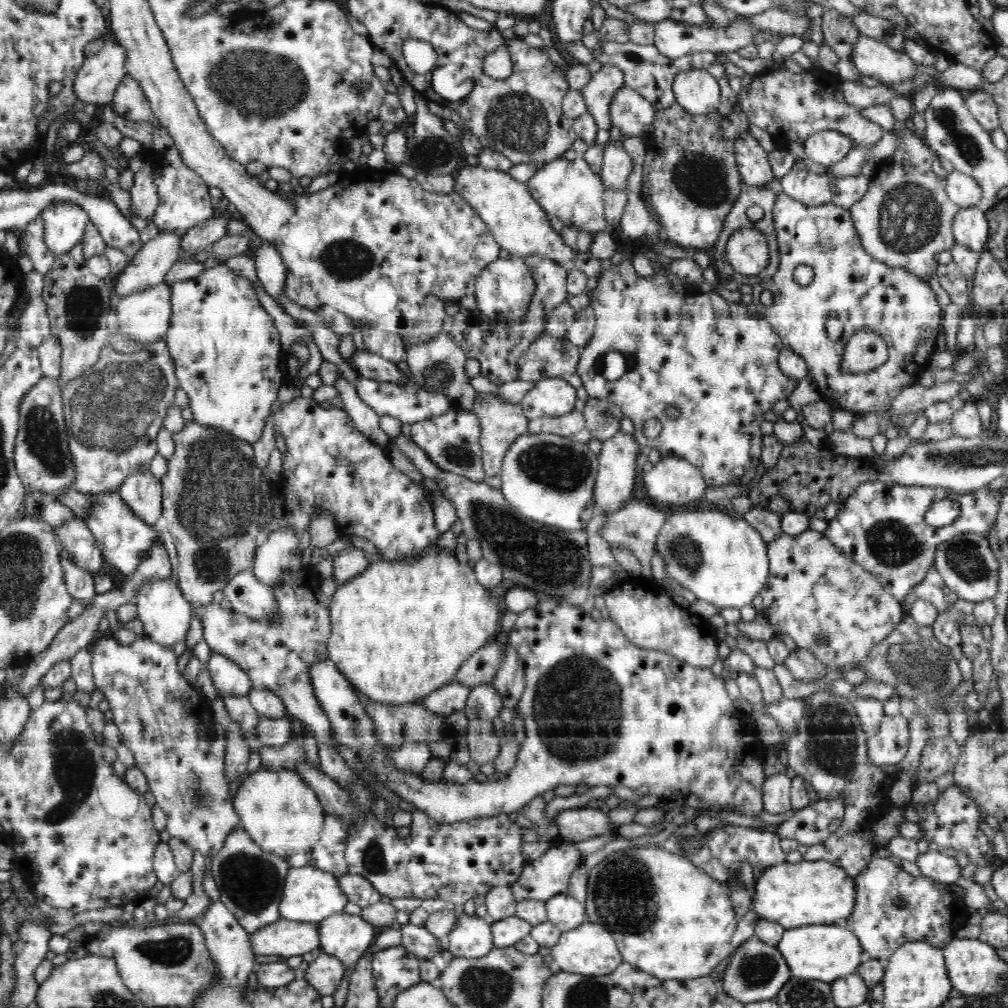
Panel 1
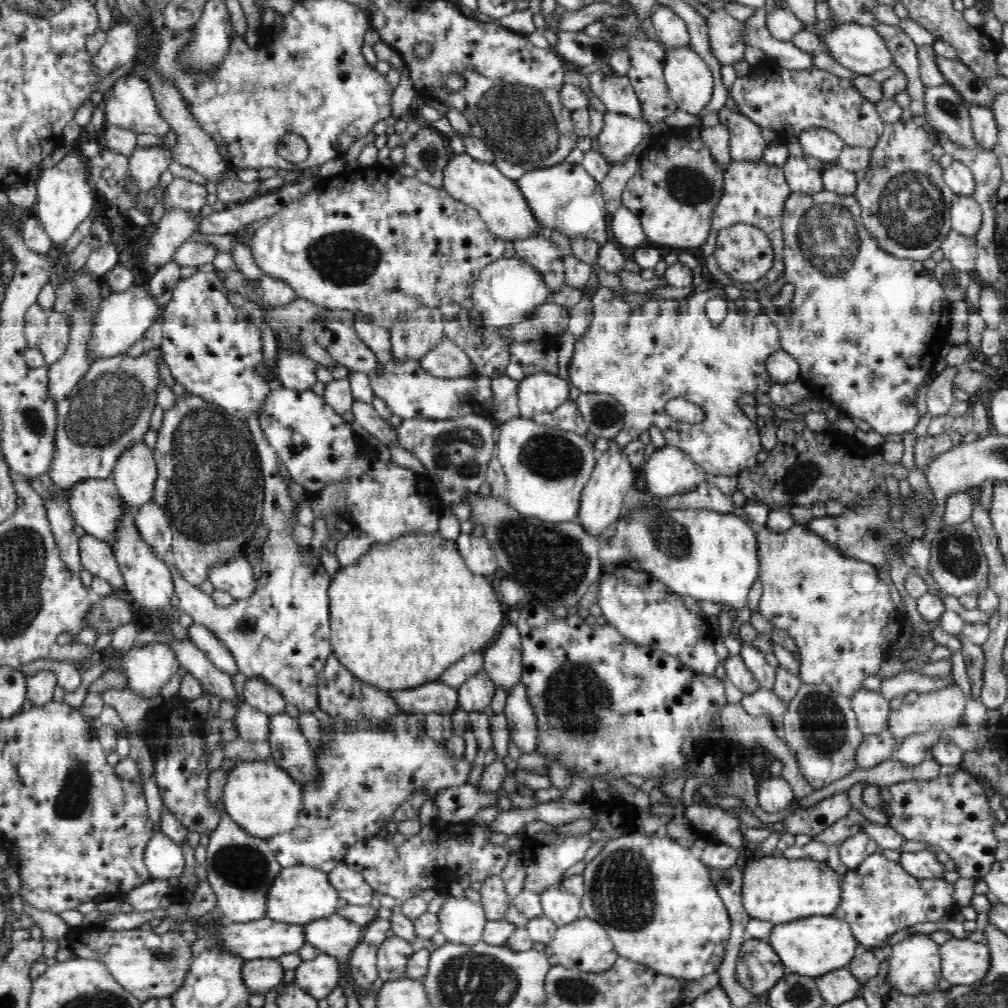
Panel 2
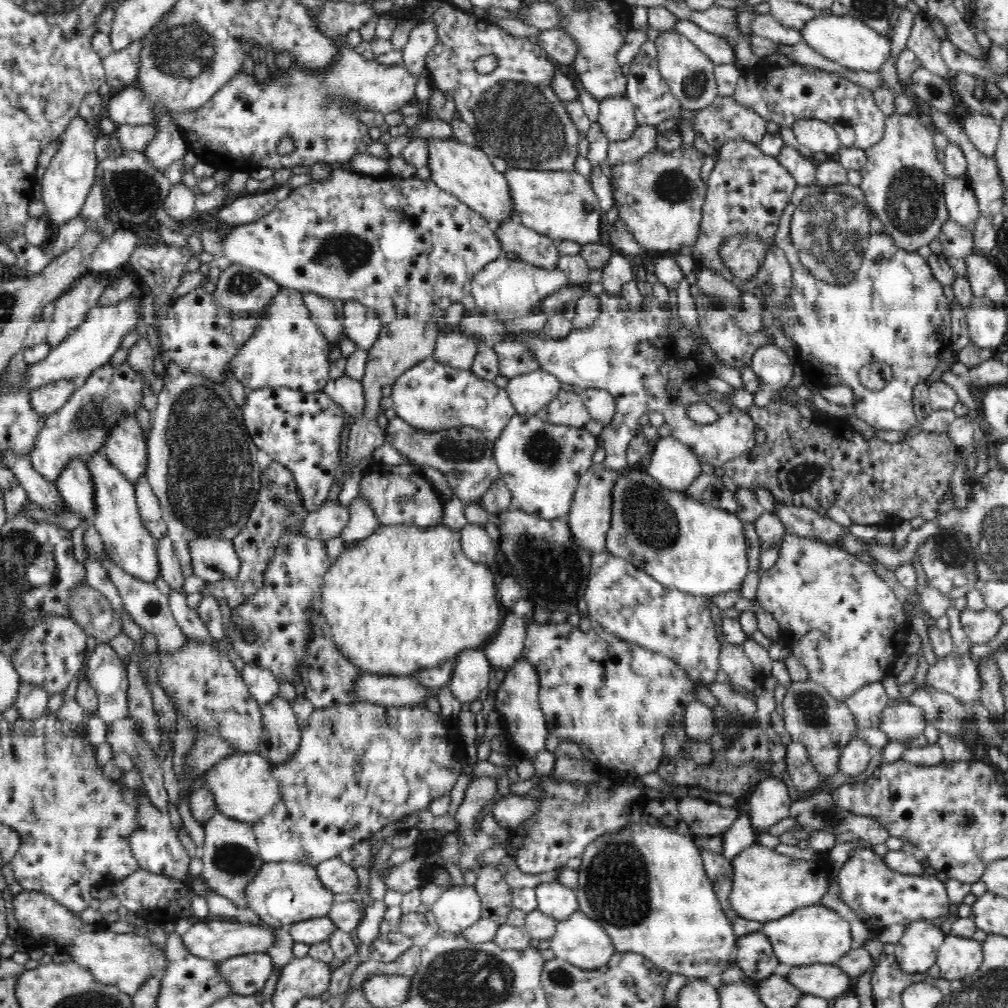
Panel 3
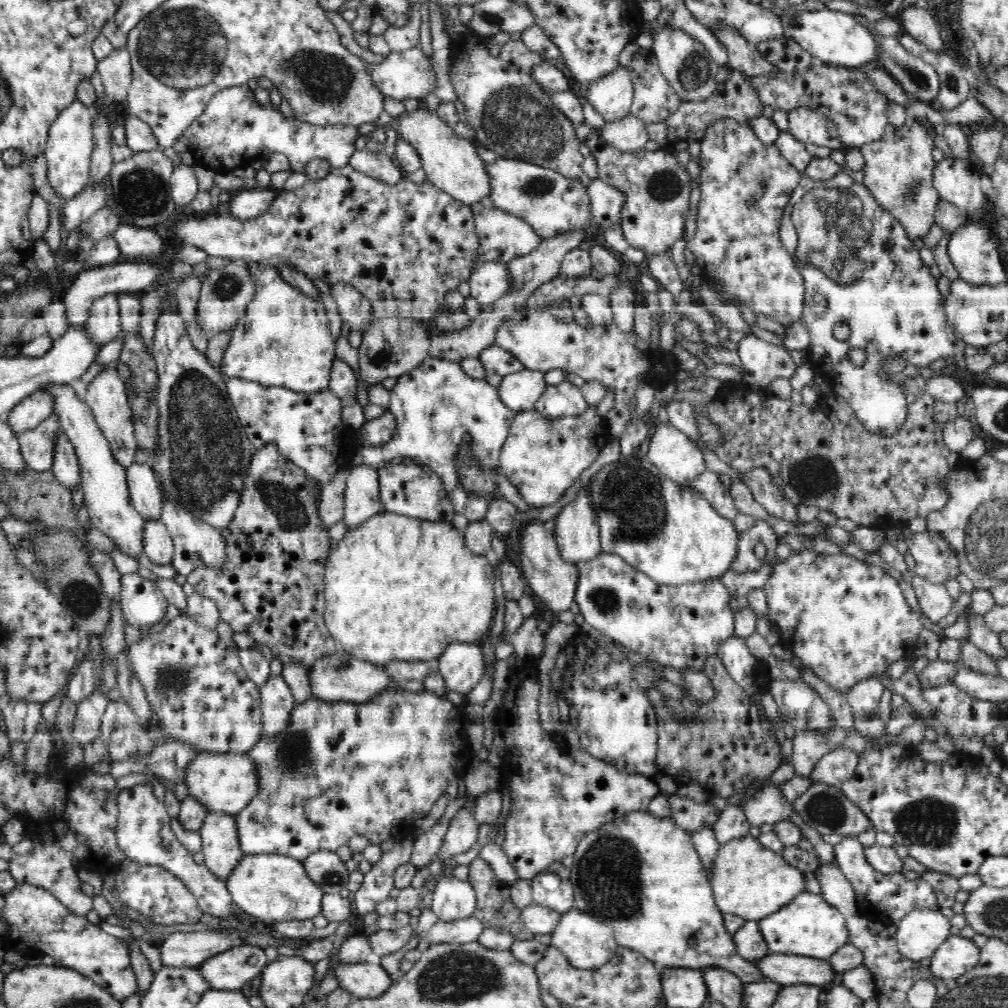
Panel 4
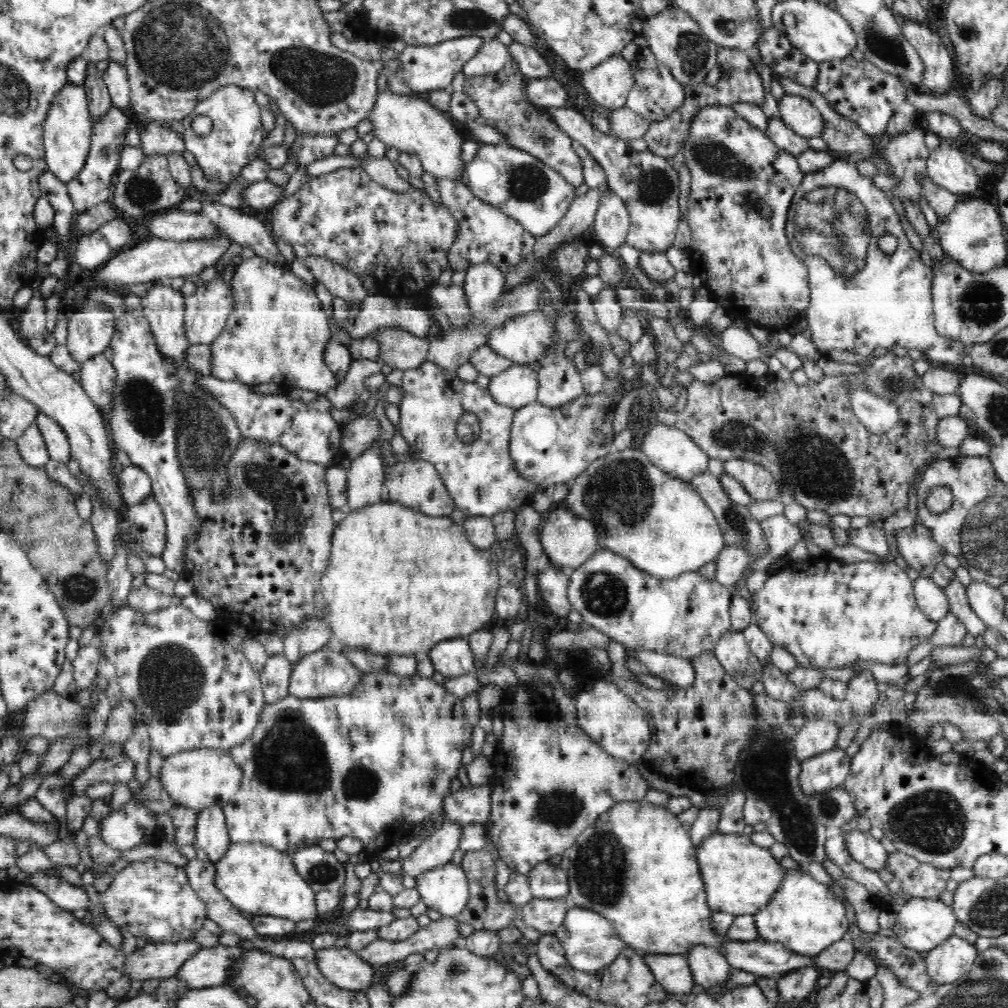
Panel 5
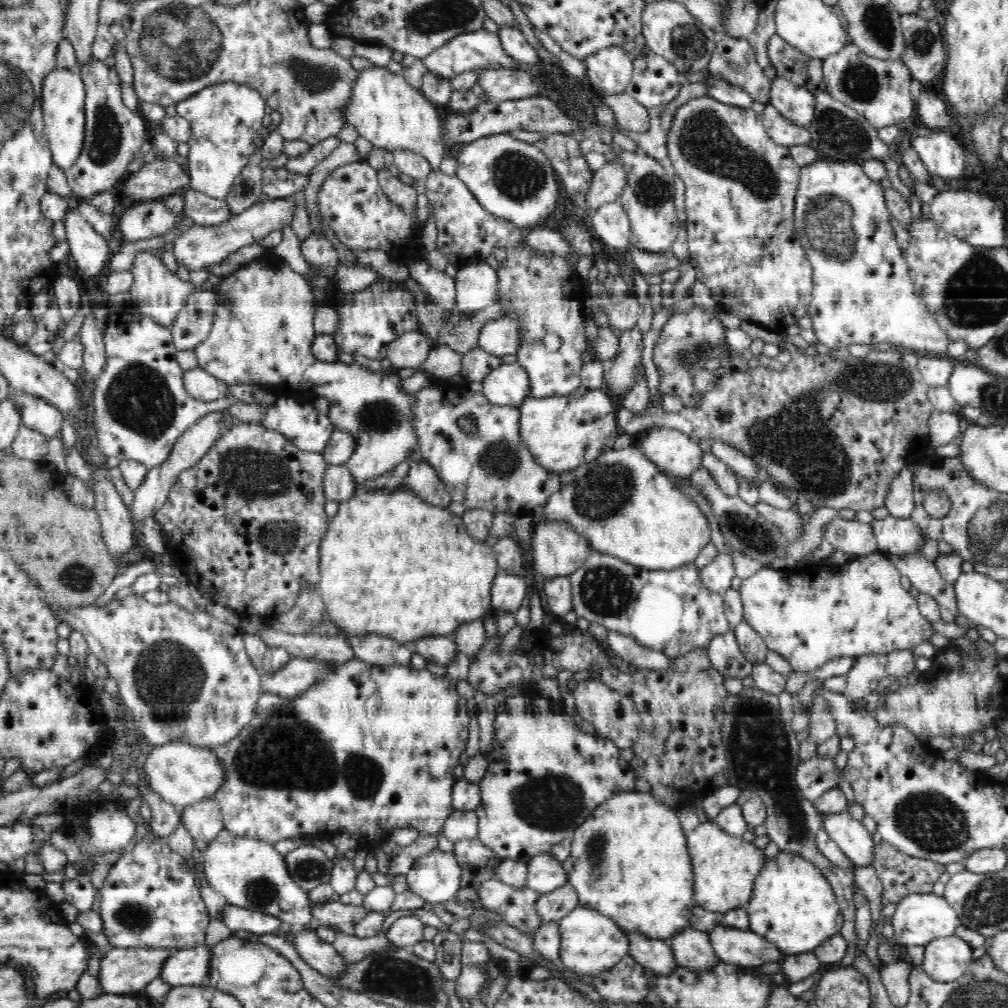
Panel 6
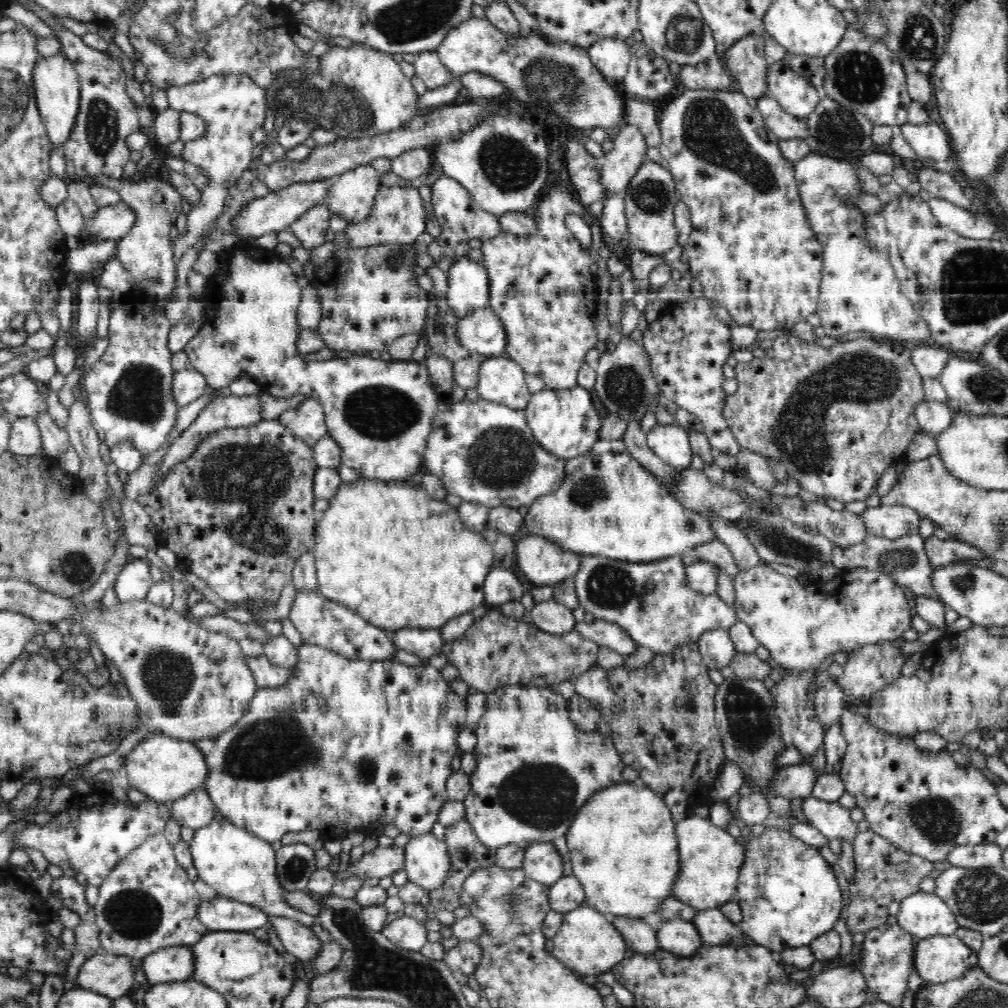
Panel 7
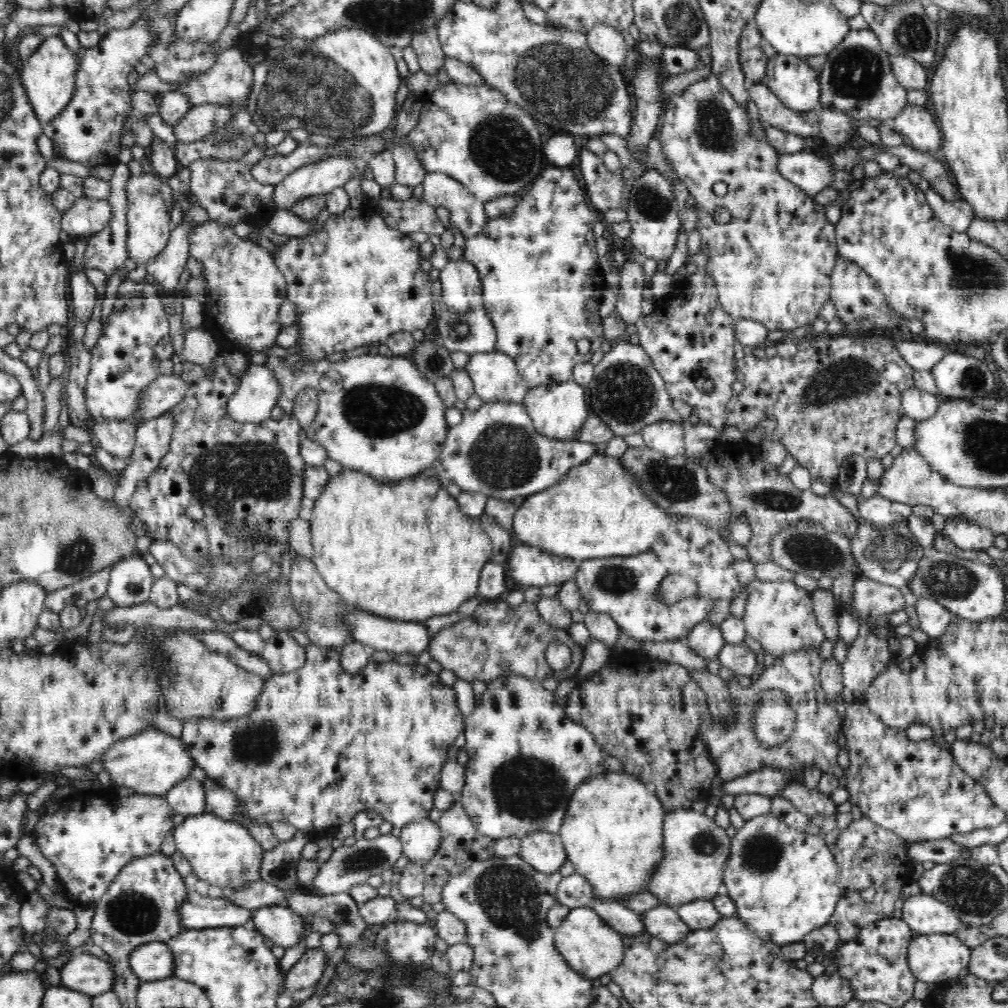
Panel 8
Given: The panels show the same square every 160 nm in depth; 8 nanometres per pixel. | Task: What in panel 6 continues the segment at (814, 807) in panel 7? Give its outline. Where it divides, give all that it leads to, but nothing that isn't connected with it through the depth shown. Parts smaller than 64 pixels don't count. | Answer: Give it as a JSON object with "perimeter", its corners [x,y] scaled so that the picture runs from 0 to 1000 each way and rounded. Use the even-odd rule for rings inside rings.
{"perimeter":[[[840,806],[833,808],[816,808],[817,823],[822,831],[849,858],[861,858],[867,851],[865,827],[853,814]]]}

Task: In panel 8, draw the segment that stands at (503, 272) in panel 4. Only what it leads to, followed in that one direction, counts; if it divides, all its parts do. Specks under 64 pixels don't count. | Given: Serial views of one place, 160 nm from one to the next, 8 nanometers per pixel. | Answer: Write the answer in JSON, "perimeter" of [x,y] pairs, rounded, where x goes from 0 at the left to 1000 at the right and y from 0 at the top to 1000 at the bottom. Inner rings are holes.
{"perimeter":[[[460,256],[444,259],[437,269],[438,292],[444,308],[465,310],[478,304],[474,267]]]}

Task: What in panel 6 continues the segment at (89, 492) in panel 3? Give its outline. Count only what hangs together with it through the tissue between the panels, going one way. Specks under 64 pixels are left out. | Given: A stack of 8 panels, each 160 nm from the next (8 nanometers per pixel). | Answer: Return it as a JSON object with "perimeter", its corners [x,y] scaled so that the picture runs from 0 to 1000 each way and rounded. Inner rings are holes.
{"perimeter":[[[12,385],[7,396],[20,407],[22,422],[40,429],[48,437],[62,432],[63,411],[52,400],[44,395],[34,394],[34,392]]]}

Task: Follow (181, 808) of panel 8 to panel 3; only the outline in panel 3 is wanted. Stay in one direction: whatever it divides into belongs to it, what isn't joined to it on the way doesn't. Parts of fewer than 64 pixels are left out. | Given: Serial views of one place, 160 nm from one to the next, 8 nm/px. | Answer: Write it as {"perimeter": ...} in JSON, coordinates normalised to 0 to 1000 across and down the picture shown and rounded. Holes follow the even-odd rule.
{"perimeter":[[[216,804],[208,814],[202,816],[201,821],[203,824],[200,840],[202,858],[198,869],[203,871],[209,883],[227,891],[236,901],[246,901],[243,883],[263,856],[257,849],[253,827],[246,816],[228,813]]]}

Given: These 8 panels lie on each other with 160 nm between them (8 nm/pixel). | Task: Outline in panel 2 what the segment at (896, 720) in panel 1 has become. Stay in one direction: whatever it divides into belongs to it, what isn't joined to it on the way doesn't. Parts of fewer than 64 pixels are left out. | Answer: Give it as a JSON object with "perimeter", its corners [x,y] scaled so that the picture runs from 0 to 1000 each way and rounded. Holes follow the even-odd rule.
{"perimeter":[[[880,721],[871,728],[857,730],[855,738],[851,741],[848,756],[851,763],[871,760],[875,755],[885,752],[890,744],[887,729]]]}

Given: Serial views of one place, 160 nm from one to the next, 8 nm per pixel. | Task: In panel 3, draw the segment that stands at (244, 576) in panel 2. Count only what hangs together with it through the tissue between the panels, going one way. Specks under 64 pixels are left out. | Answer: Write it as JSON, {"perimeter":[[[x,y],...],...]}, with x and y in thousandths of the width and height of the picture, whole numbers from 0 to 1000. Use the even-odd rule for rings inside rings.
{"perimeter":[[[198,531],[188,536],[192,570],[203,577],[232,575],[238,569],[239,556],[230,535]]]}

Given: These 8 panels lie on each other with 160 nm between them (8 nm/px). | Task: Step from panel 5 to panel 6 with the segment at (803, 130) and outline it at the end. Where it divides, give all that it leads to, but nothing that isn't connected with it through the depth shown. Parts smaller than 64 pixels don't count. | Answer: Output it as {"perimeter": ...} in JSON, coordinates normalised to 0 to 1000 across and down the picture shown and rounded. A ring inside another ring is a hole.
{"perimeter":[[[772,73],[765,81],[762,103],[768,105],[778,117],[800,127],[808,121],[812,106],[809,93]]]}

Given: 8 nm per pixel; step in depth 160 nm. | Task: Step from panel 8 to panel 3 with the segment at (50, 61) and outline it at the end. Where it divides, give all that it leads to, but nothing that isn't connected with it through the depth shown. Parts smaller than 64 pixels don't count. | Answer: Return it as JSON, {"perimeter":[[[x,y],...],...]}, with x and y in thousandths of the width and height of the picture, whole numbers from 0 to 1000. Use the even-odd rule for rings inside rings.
{"perimeter":[[[75,114],[68,121],[59,137],[59,148],[51,157],[50,163],[42,173],[42,199],[49,212],[50,220],[60,223],[80,212],[87,191],[96,176],[97,159],[93,159],[93,131],[85,118]]]}

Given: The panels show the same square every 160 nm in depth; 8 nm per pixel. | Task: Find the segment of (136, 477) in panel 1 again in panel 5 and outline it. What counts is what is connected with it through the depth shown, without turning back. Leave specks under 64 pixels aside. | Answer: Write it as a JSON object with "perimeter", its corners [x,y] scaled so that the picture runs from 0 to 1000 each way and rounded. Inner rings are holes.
{"perimeter":[[[103,350],[91,353],[80,361],[80,382],[85,391],[106,415],[111,405],[112,383],[115,379],[115,367],[105,356]]]}

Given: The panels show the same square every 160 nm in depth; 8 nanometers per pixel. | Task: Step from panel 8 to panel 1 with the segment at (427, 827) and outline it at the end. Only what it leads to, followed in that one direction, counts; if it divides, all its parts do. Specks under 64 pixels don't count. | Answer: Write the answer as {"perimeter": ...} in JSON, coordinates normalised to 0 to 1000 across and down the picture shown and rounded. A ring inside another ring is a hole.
{"perimeter":[[[461,906],[454,910],[452,919],[443,927],[441,935],[450,948],[460,950],[481,949],[491,939],[487,915]]]}

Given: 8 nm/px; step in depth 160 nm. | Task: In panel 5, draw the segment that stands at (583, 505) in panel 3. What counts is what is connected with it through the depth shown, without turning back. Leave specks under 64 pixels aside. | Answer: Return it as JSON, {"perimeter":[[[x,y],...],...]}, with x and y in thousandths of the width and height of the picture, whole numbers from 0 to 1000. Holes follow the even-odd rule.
{"perimeter":[[[563,504],[552,505],[541,511],[535,535],[539,549],[545,554],[547,560],[556,563],[560,562],[573,563],[595,544],[589,519],[567,510]]]}

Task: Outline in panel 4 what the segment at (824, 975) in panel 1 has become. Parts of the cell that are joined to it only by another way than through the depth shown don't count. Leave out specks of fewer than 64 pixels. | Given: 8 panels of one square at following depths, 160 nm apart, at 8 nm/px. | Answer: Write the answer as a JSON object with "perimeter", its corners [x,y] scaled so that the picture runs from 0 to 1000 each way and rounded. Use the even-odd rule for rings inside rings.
{"perimeter":[[[803,884],[791,887],[787,894],[770,907],[752,914],[754,925],[764,945],[784,945],[813,951],[821,951],[831,940],[842,935],[838,910],[814,887]]]}

